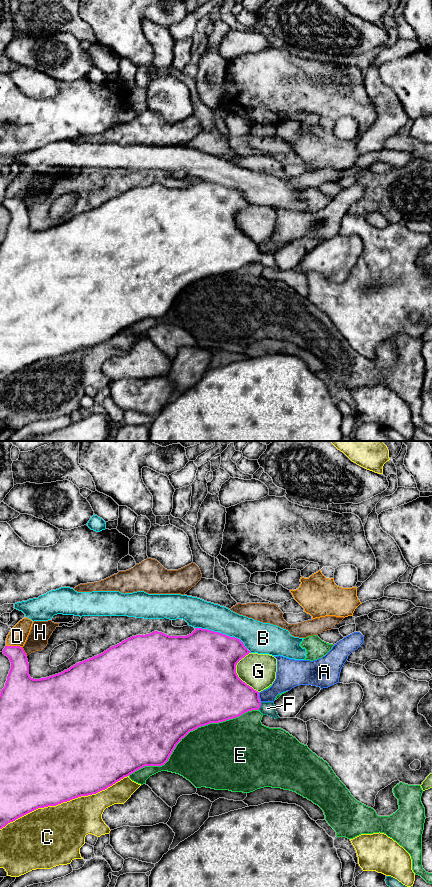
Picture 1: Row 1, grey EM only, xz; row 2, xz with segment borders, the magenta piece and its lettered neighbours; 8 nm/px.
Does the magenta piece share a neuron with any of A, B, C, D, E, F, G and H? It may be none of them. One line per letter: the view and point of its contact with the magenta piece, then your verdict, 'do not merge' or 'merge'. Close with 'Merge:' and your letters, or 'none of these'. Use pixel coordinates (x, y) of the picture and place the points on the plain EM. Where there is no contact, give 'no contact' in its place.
A: meets magenta in xz at (258, 247); do not merge
B: meets magenta in xz at (224, 186); do not merge
C: meets magenta in xz at (64, 353); do not merge
D: meets magenta in xz at (14, 198); do not merge
E: meets magenta in xz at (189, 283); do not merge
F: meets magenta in xz at (260, 257); merge
G: meets magenta in xz at (236, 226); do not merge
H: meets magenta in xz at (23, 203); do not merge
Merge: F

